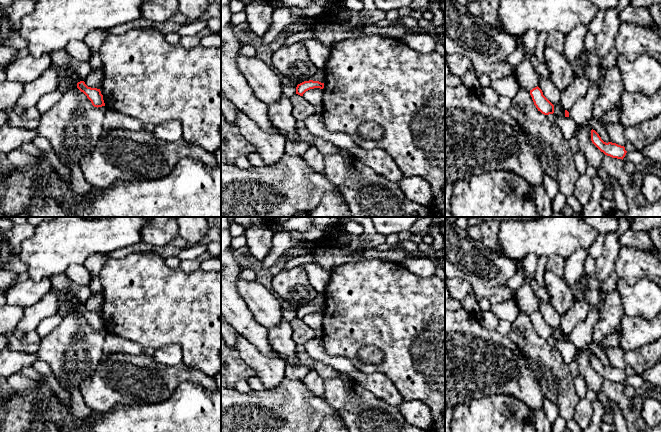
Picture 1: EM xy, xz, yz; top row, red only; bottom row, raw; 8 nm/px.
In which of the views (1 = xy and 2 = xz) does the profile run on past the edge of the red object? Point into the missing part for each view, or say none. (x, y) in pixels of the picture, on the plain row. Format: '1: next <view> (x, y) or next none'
1: next none
2: next none

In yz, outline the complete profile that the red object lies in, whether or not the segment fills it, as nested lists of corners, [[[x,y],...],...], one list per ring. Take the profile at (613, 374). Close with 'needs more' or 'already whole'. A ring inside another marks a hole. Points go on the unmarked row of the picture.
[[[591,354],[592,367],[605,379],[612,382],[622,383],[625,381],[627,375],[624,370],[612,366],[604,366],[595,354]]]; already whole

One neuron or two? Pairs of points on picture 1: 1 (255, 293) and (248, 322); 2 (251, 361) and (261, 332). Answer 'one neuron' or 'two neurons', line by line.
1: two neurons
2: two neurons

